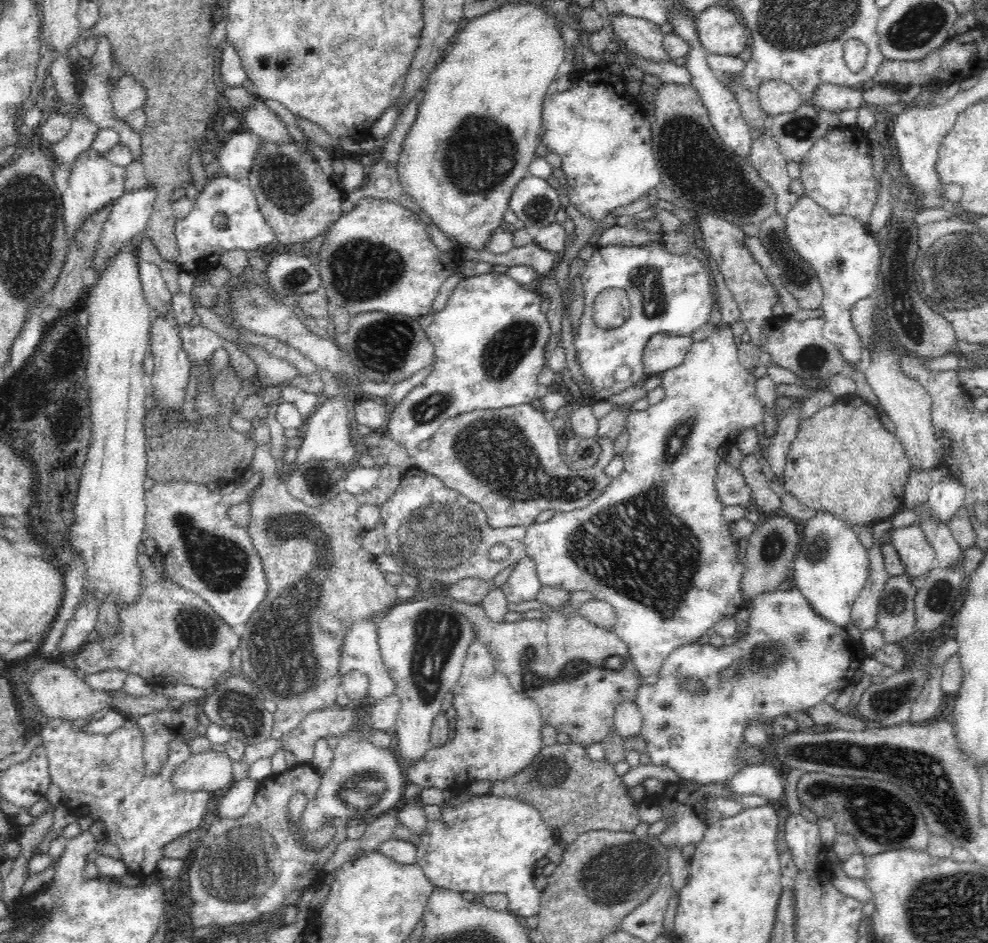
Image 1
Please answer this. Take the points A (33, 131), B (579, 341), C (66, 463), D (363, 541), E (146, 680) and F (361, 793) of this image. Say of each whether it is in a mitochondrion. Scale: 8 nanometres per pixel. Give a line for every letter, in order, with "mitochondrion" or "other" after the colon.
A: other
B: other
C: other
D: other
E: other
F: mitochondrion

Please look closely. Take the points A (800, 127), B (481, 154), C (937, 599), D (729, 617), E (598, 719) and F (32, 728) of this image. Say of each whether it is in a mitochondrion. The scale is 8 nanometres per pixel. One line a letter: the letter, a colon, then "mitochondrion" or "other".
A: mitochondrion
B: mitochondrion
C: mitochondrion
D: other
E: other
F: other

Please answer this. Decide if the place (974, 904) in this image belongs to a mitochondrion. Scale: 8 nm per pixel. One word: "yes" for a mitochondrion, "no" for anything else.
yes

